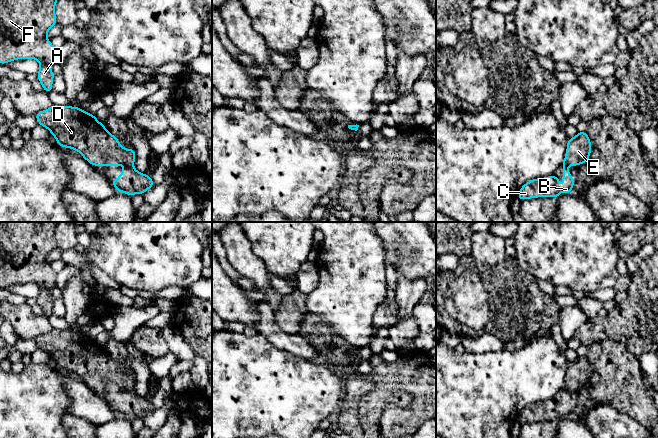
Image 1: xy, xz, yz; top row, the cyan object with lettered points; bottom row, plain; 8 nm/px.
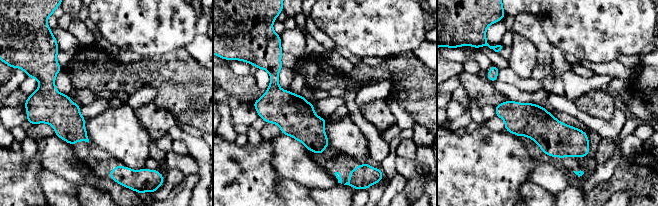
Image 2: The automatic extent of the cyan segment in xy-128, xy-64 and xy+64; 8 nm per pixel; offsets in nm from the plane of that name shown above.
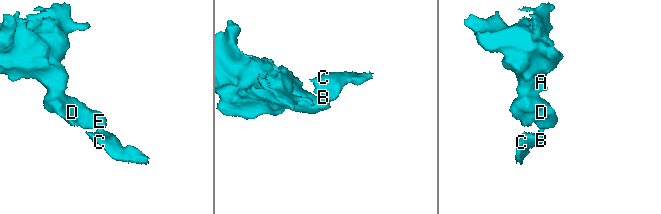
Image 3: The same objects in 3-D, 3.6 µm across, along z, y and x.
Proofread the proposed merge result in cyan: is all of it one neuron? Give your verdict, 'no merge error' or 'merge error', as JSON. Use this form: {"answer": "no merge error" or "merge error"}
{"answer": "no merge error"}

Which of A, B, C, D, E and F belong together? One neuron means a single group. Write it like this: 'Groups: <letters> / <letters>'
Groups: A B C D E F

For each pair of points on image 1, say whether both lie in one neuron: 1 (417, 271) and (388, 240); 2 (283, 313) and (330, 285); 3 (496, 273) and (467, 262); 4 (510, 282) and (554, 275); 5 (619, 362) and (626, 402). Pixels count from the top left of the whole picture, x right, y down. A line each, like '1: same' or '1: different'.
1: same
2: different
3: same
4: different
5: same

